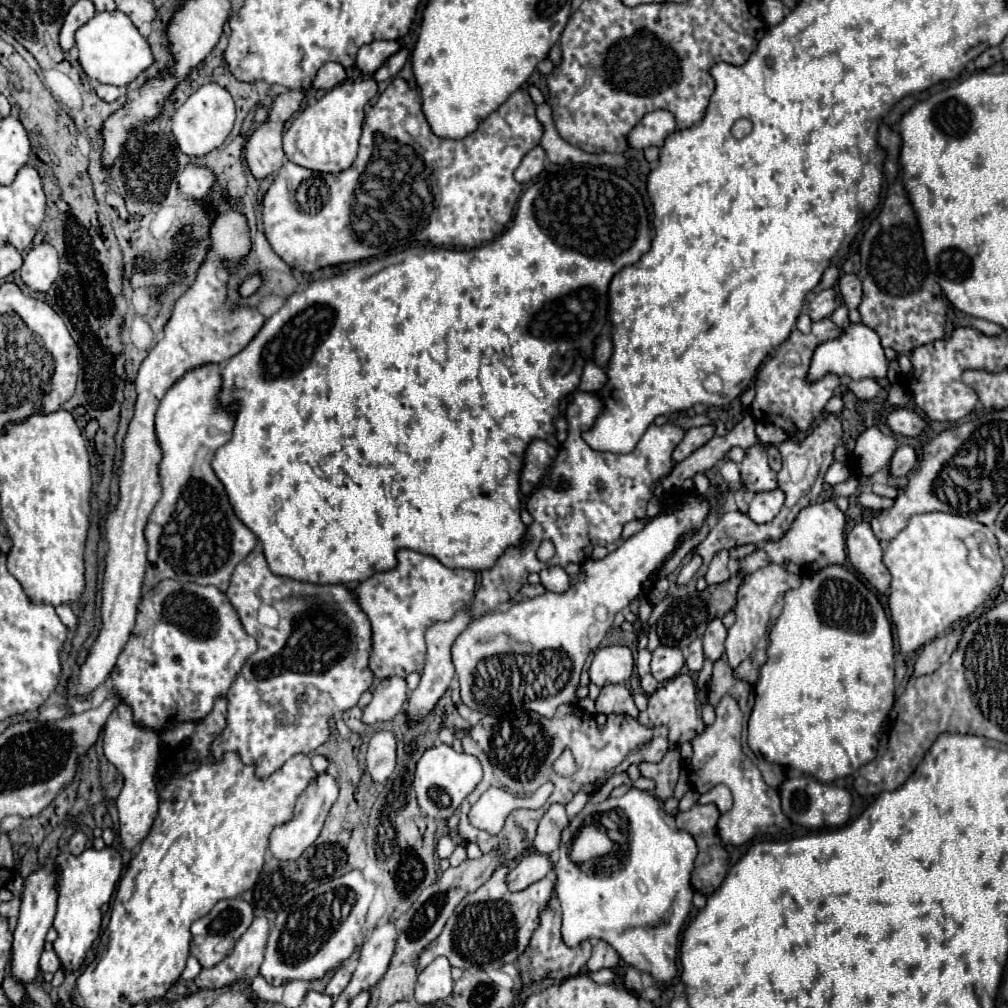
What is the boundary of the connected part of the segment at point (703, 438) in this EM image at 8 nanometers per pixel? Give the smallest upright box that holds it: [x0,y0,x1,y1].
[673,425,715,463]

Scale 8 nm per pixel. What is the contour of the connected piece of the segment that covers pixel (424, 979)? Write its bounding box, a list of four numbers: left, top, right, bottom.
[415,957,453,1005]

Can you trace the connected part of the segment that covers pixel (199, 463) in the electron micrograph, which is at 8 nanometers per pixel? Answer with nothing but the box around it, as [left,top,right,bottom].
[145,363,257,591]

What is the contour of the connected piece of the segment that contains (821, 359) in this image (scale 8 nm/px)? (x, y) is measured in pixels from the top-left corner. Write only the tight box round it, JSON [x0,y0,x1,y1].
[809,323,887,381]

